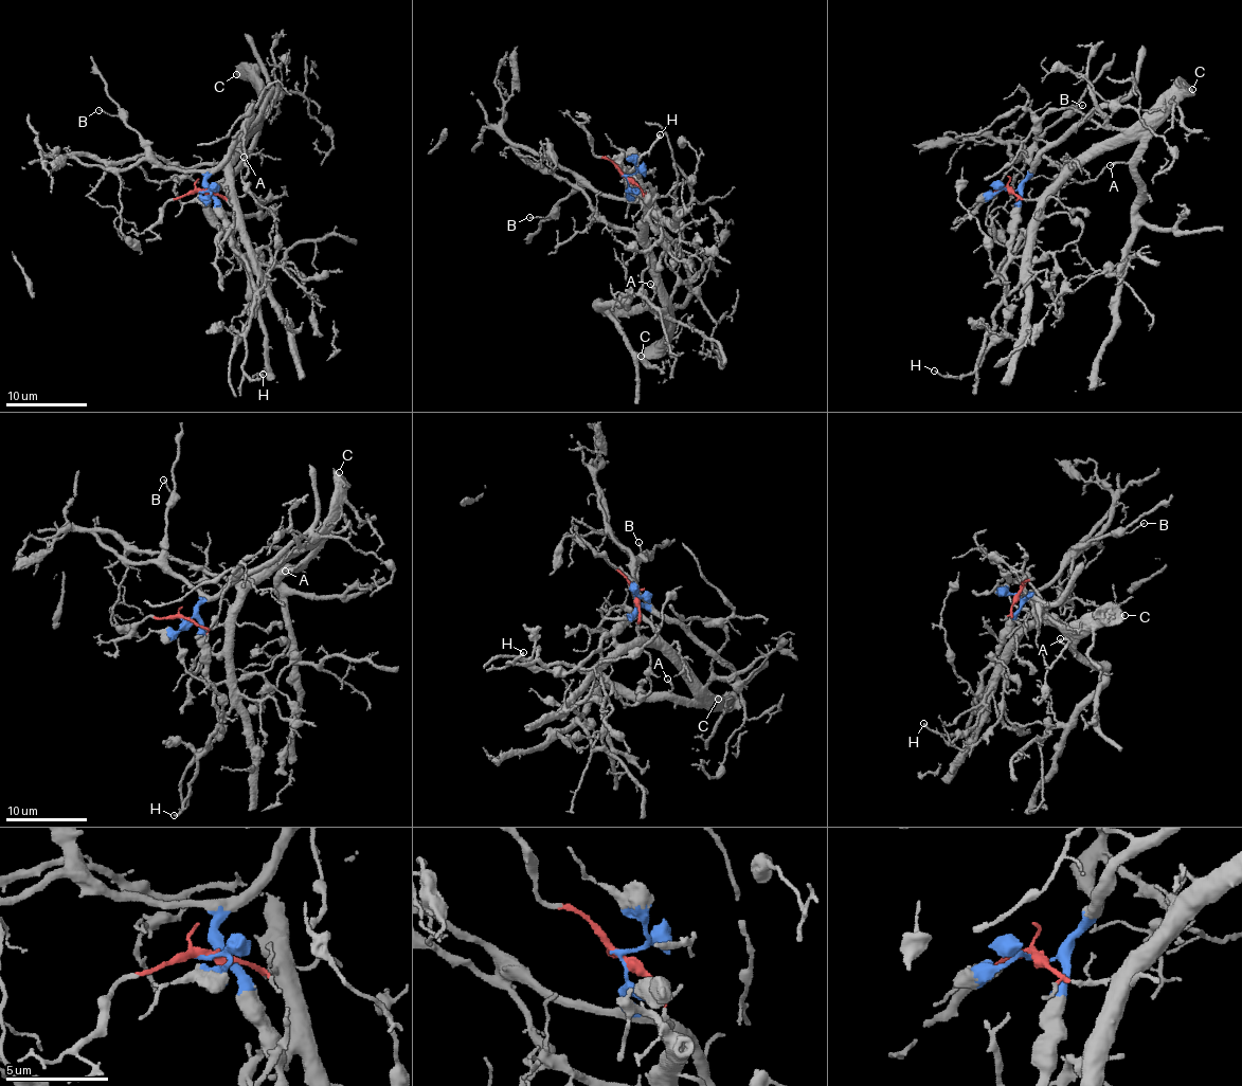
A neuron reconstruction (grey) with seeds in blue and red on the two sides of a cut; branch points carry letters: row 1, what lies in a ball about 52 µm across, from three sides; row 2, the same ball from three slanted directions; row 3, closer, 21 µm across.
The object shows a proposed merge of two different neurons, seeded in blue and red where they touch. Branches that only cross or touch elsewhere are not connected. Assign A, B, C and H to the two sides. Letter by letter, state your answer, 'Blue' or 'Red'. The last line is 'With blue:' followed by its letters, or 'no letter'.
A: Red
B: Blue
C: Red
H: Red
With blue: B

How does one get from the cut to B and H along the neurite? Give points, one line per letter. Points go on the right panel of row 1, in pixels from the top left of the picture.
B: (1008, 189), (1018, 188), (1022, 180), (1036, 170), (1030, 156), (1033, 143), (1050, 126), (1076, 112), (1082, 105)
H: (1008, 187), (1037, 202), (1027, 273), (996, 310), (992, 330), (985, 338), (975, 368), (949, 378), (935, 370)

